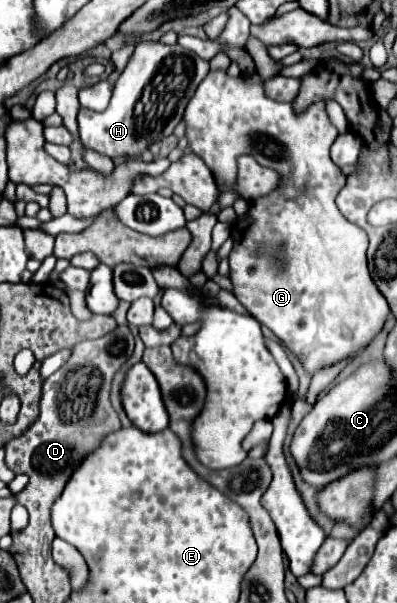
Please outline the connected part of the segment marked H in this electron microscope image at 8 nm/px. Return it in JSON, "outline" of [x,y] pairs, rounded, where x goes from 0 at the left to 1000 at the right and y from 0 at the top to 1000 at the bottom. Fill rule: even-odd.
{"outline":[[[355,68],[320,111],[300,124],[275,177],[254,187],[229,181],[199,181],[199,221],[214,247],[214,267],[229,280],[280,290],[285,267],[350,264],[360,250],[385,237],[406,237],[451,207],[461,184],[486,161],[496,141],[526,118],[526,101],[506,98],[496,88],[461,81],[456,75],[411,75],[401,68]],[[254,254],[254,257],[239,257]]]}

